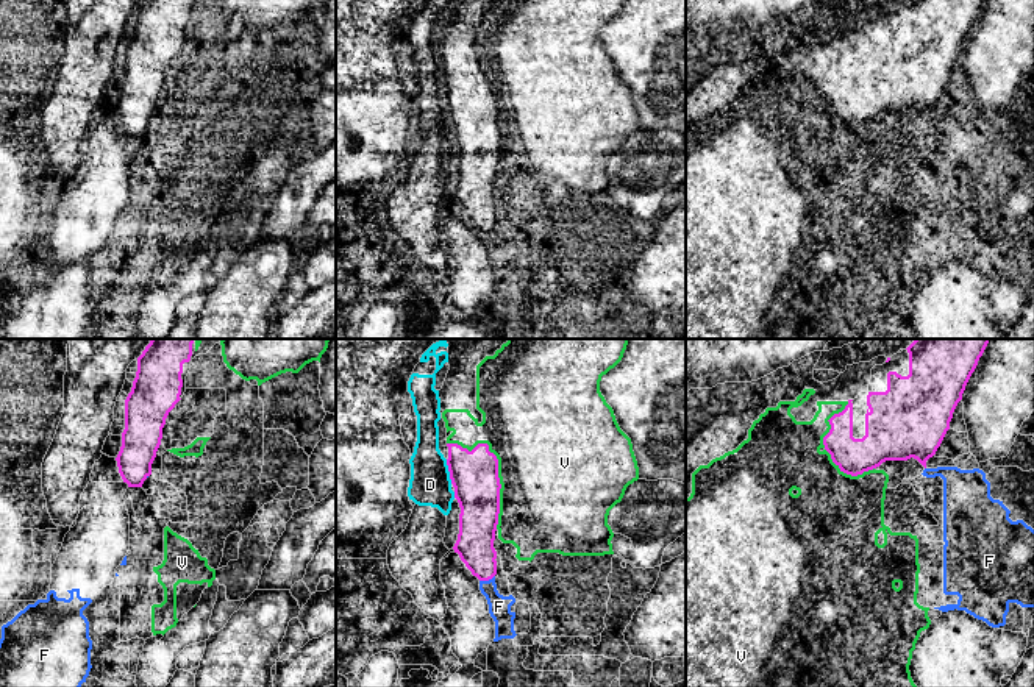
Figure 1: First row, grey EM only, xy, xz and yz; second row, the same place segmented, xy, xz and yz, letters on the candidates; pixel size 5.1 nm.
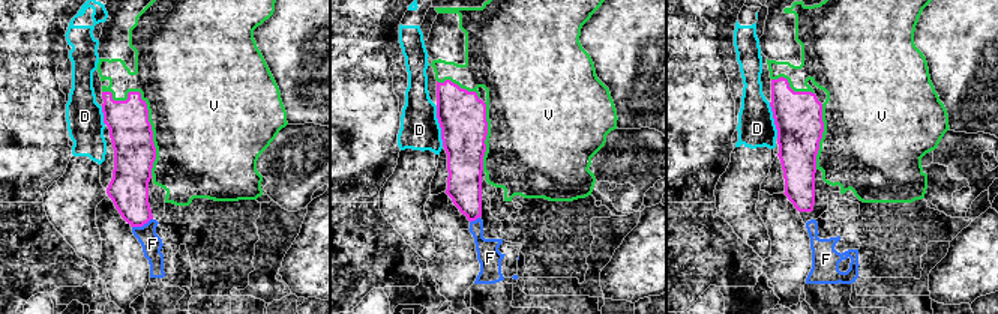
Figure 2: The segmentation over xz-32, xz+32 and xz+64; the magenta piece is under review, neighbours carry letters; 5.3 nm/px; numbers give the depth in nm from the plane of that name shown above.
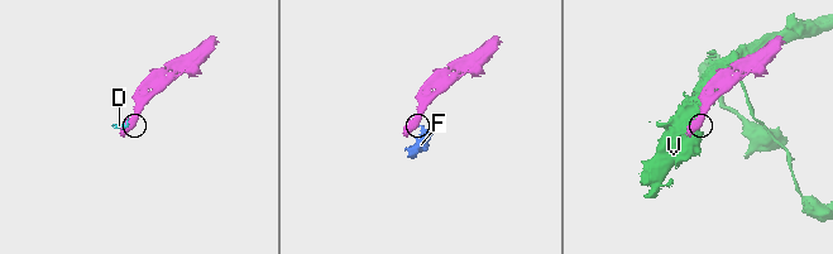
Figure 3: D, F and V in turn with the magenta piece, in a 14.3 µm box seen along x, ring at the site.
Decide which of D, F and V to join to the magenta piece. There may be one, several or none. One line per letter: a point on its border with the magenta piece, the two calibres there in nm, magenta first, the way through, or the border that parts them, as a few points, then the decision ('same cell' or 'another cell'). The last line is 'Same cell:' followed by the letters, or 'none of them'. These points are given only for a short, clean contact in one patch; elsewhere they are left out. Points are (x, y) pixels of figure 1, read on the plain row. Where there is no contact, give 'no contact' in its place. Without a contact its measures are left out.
D: contact xz (449, 121); calibres 240 and 220 nm; border xz (445, 110), (452, 133); another cell
F: contact xz (486, 230); calibres 190 and 110 nm; border xz (494, 225), (480, 231); another cell
V: contact xz (497, 117); calibres 240 and 500 nm; another cell
Same cell: none of them

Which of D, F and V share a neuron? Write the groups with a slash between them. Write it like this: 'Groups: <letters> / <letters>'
Groups: D / F / V

